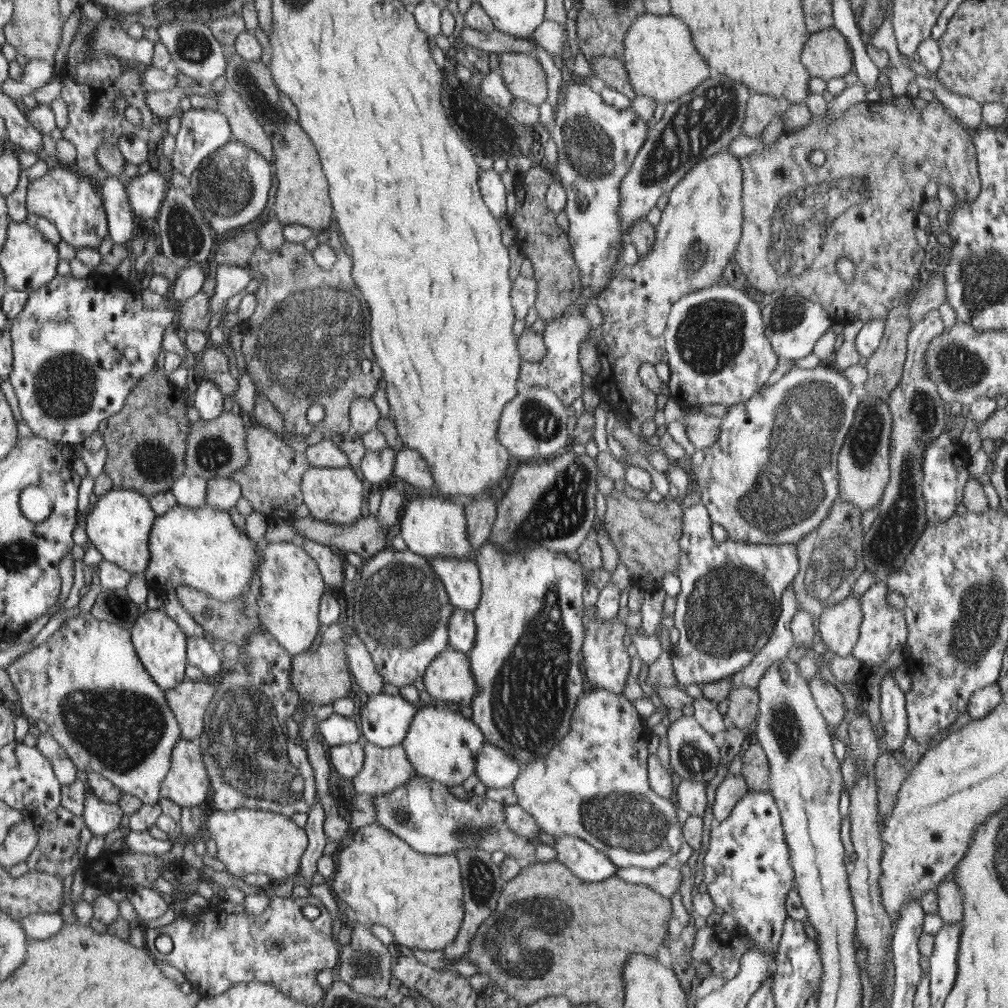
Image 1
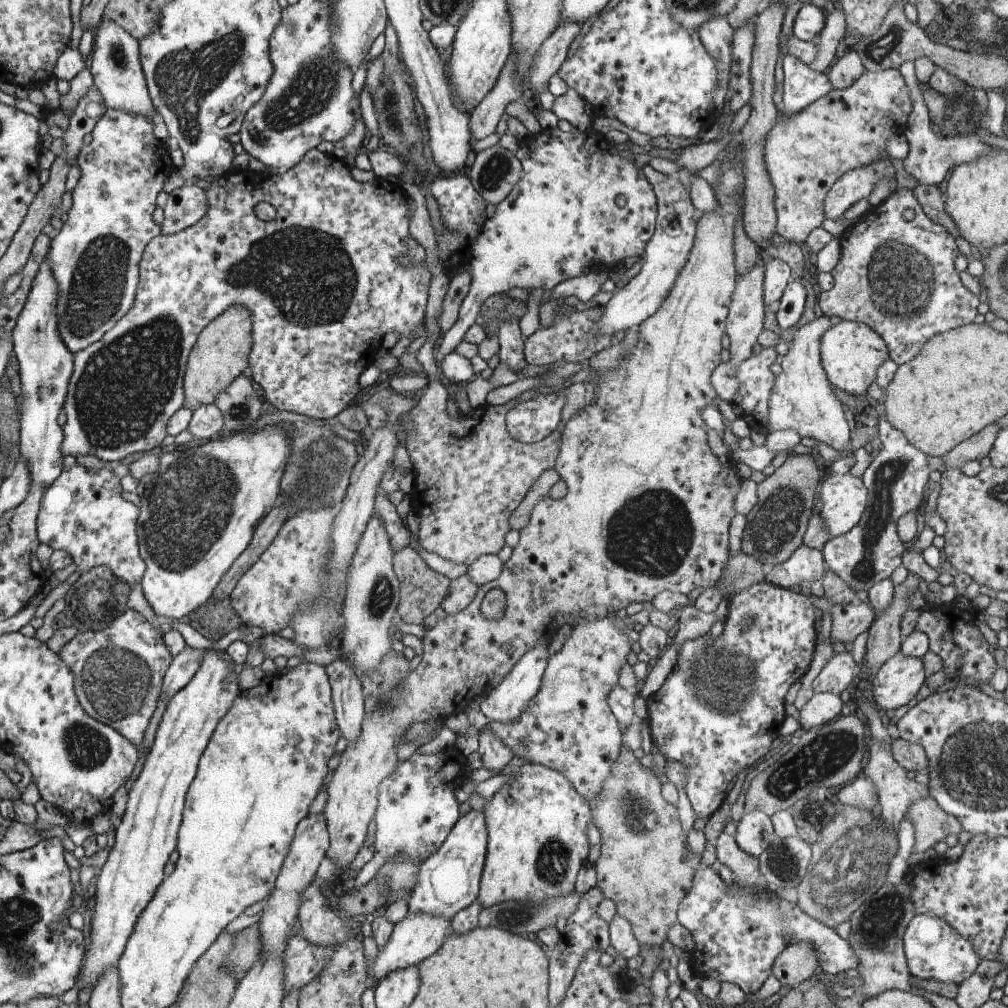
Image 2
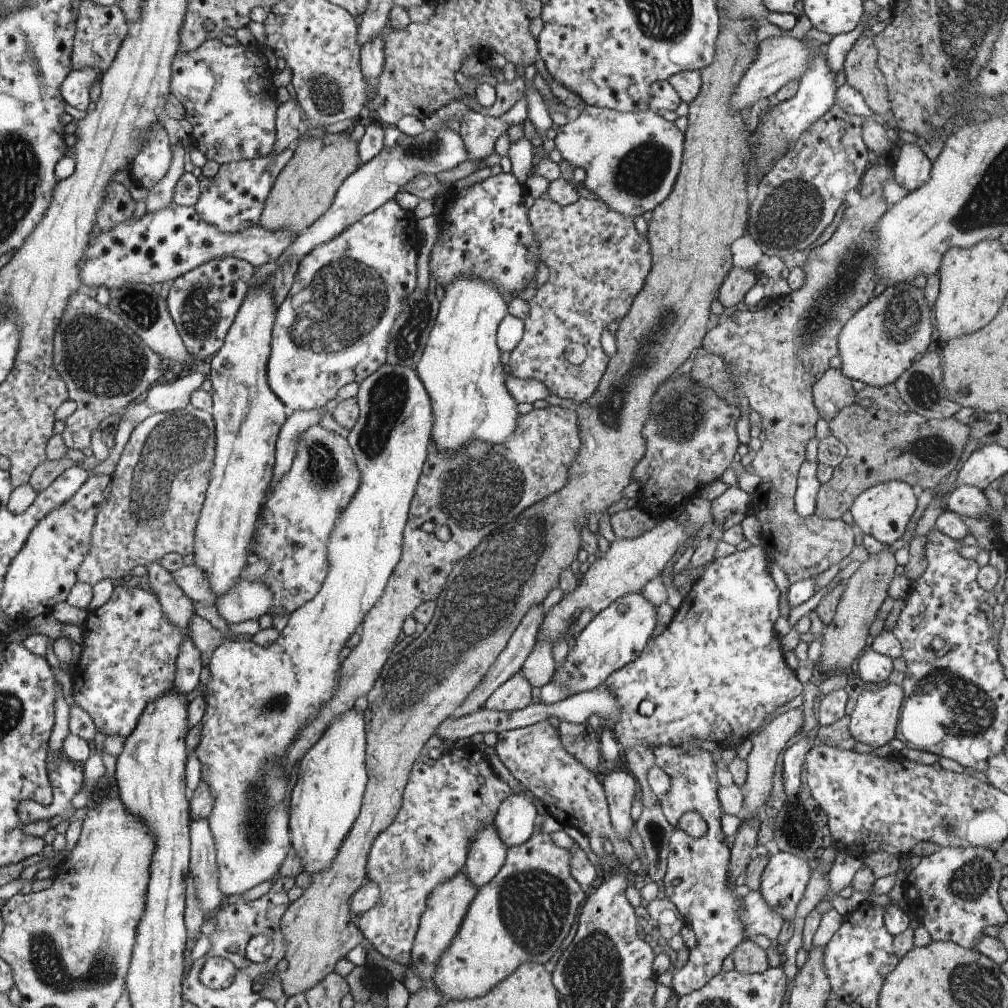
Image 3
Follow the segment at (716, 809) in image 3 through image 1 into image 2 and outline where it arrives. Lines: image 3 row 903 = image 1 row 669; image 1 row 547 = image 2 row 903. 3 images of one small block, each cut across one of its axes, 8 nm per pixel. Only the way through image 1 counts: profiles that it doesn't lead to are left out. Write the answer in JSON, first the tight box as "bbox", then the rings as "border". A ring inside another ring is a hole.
{"bbox":[678,866,859,996],"border":[[[702,866],[697,872],[693,889],[688,893],[678,912],[678,921],[686,928],[695,941],[691,952],[694,970],[702,979],[713,979],[716,982],[736,984],[745,996],[757,994],[765,985],[773,965],[788,946],[796,943],[811,943],[817,952],[819,966],[832,976],[845,972],[853,976],[859,968],[858,958],[846,940],[842,940],[834,929],[807,916],[797,904],[781,898],[777,892],[768,888],[750,887],[741,882],[727,886],[712,866]]]}

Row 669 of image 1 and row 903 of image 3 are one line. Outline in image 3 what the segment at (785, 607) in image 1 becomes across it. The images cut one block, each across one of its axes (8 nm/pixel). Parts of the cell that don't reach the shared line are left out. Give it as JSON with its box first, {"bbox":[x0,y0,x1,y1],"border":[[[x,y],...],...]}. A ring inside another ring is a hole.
{"bbox":[740,891,785,941],"border":[[[750,891],[742,897],[742,906],[744,908],[740,912],[740,920],[744,924],[746,939],[754,939],[760,934],[767,936],[771,941],[778,938],[785,920],[766,904],[760,891]]]}

